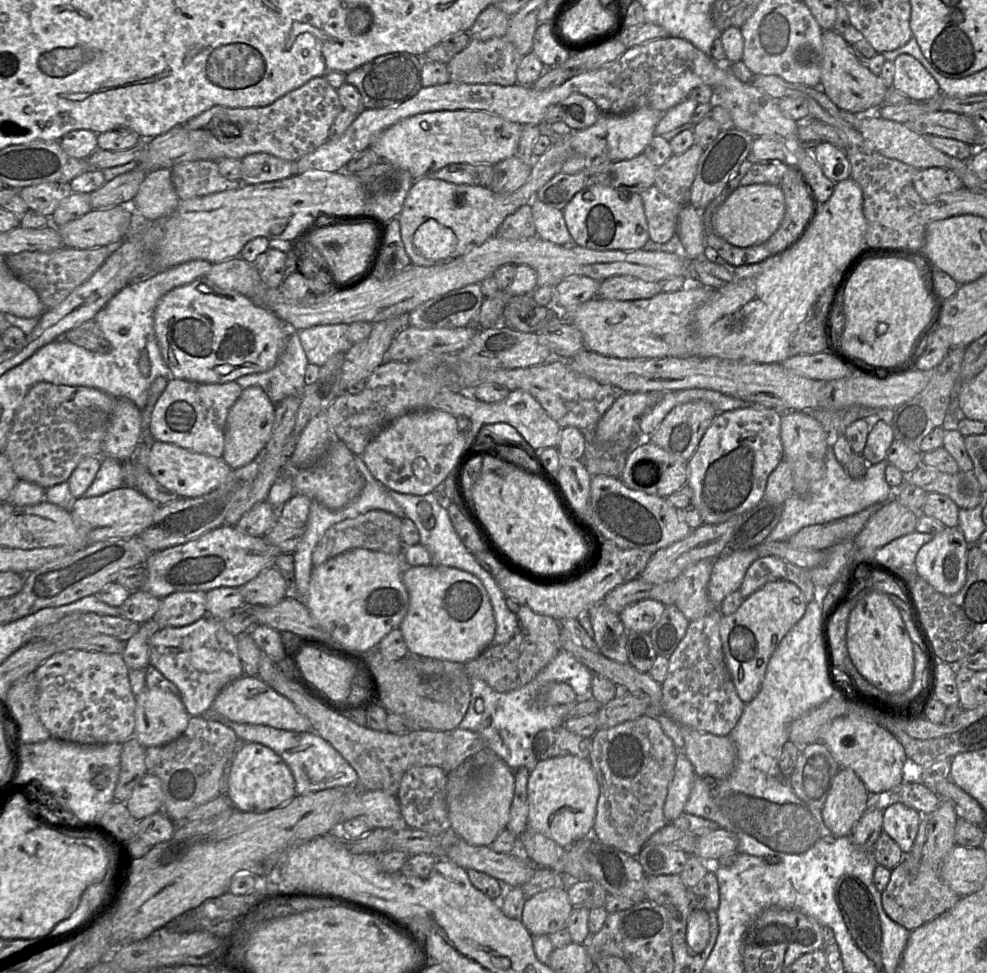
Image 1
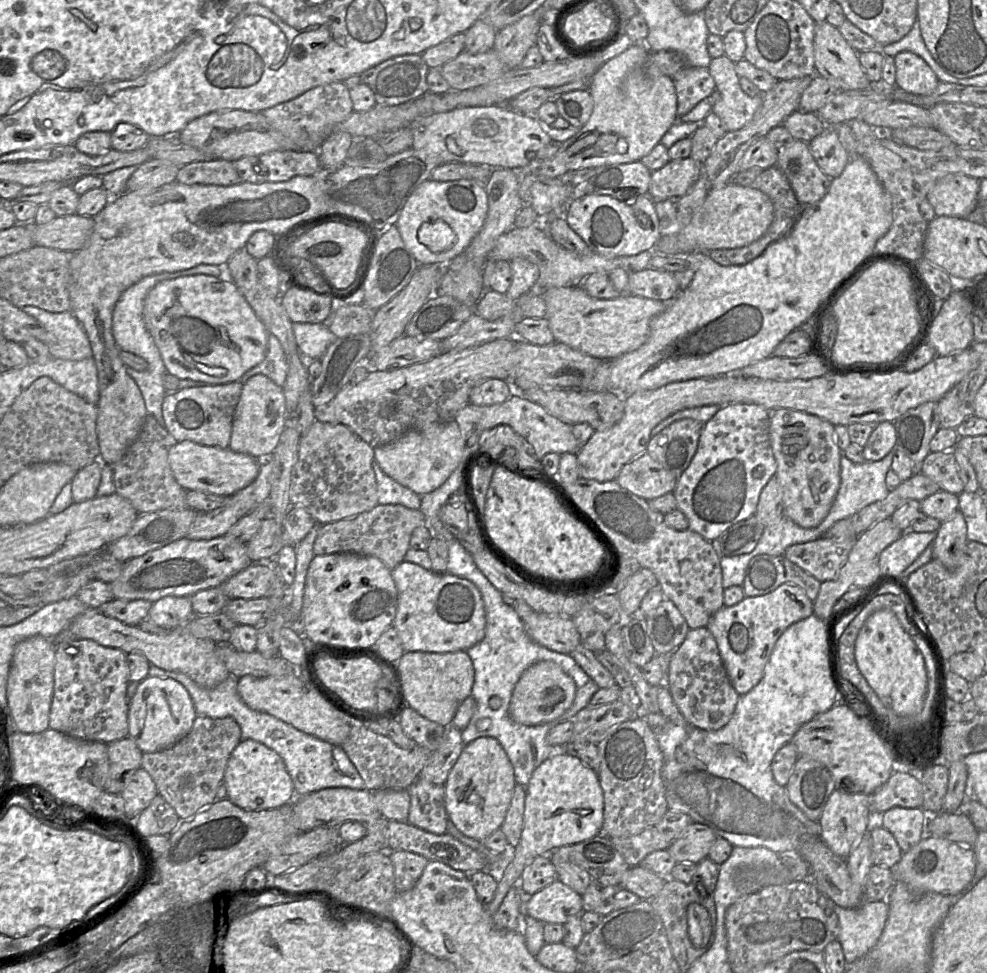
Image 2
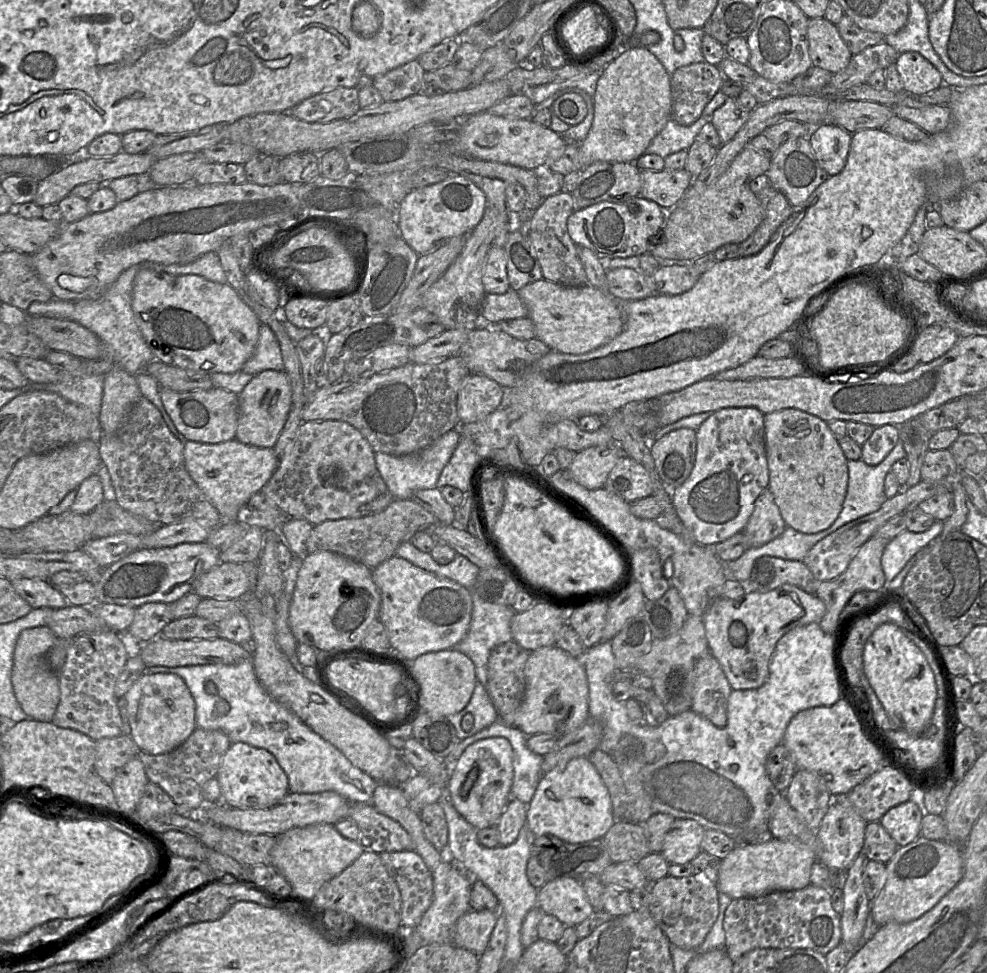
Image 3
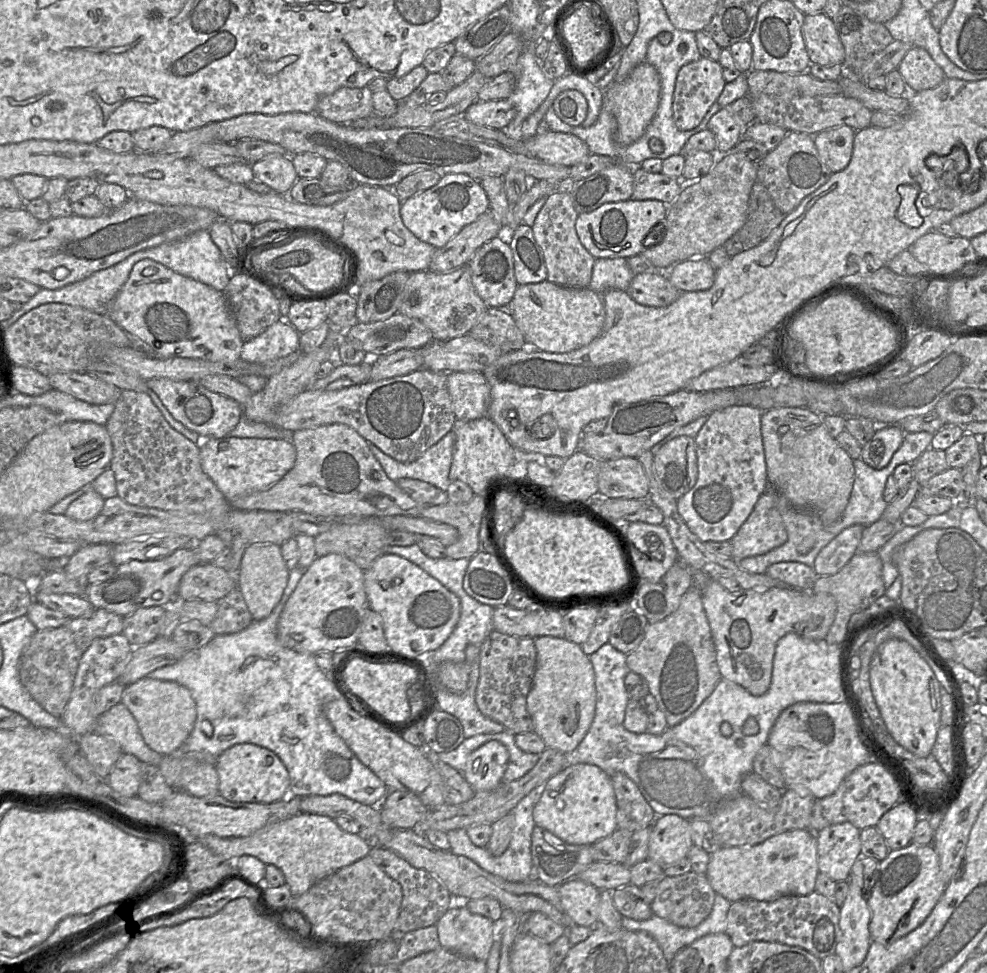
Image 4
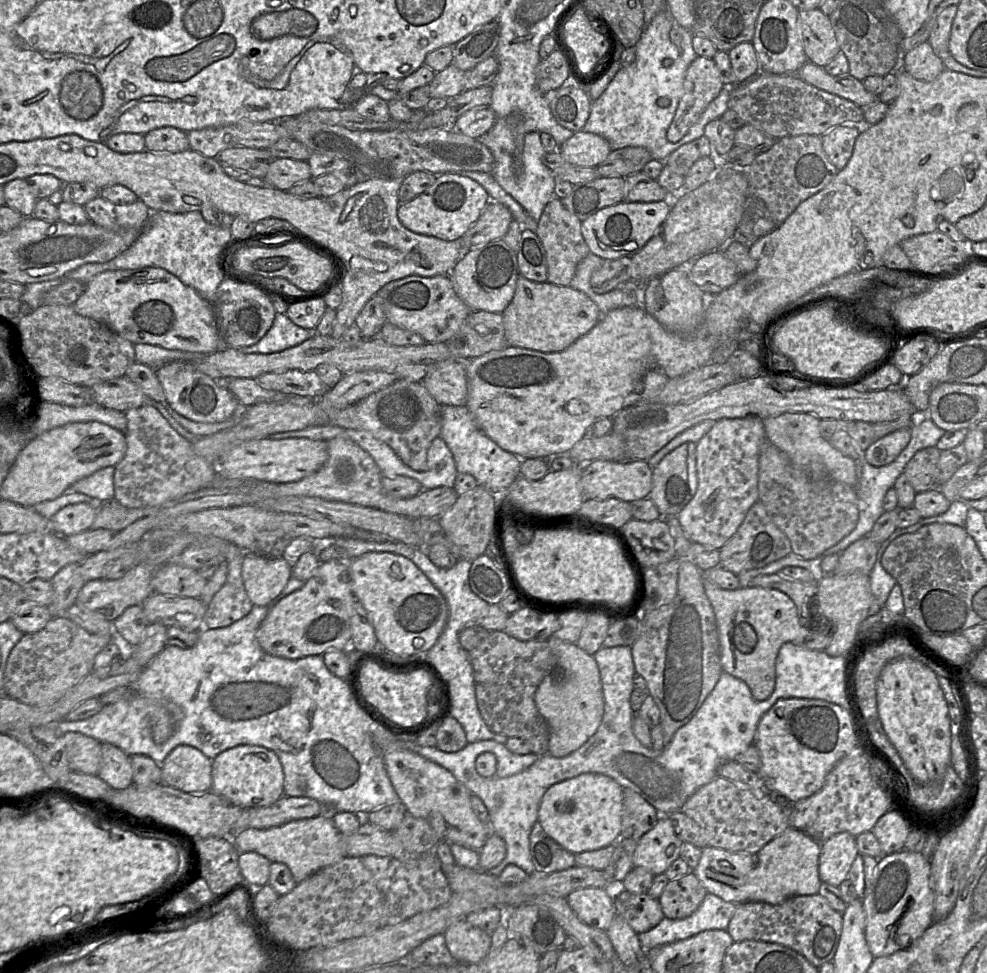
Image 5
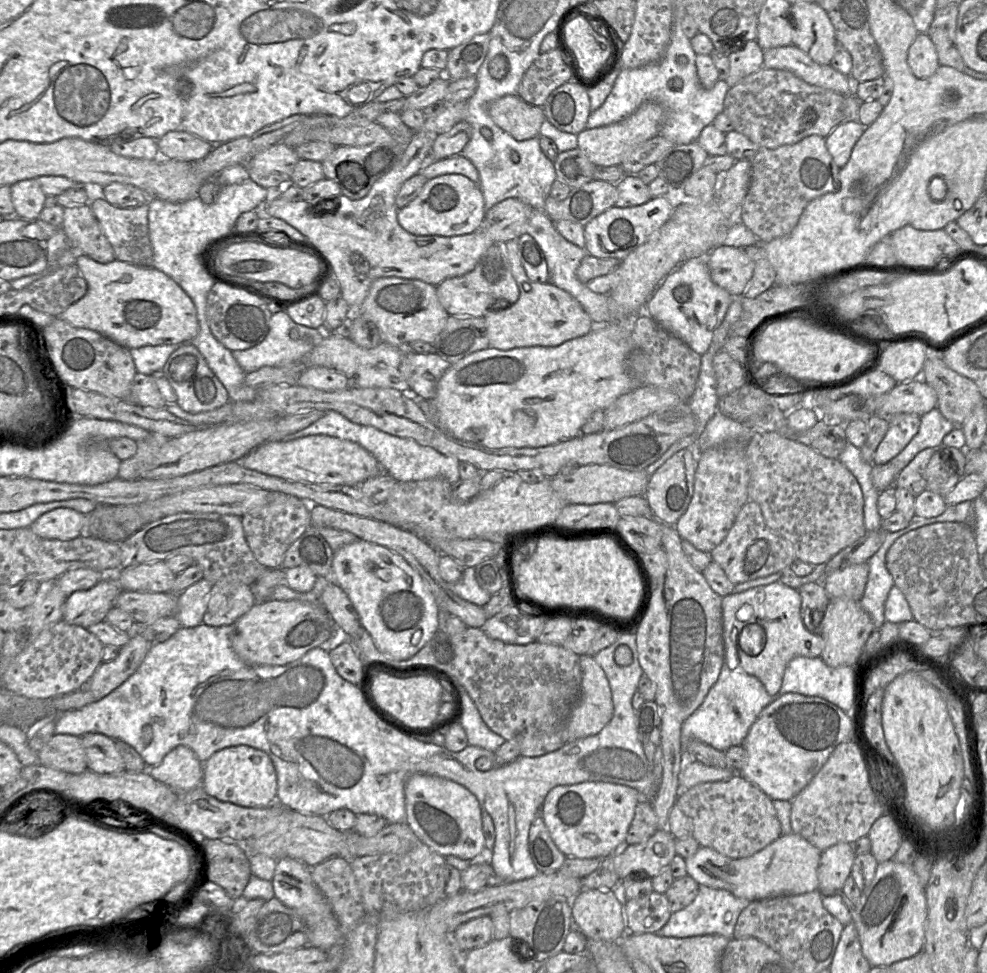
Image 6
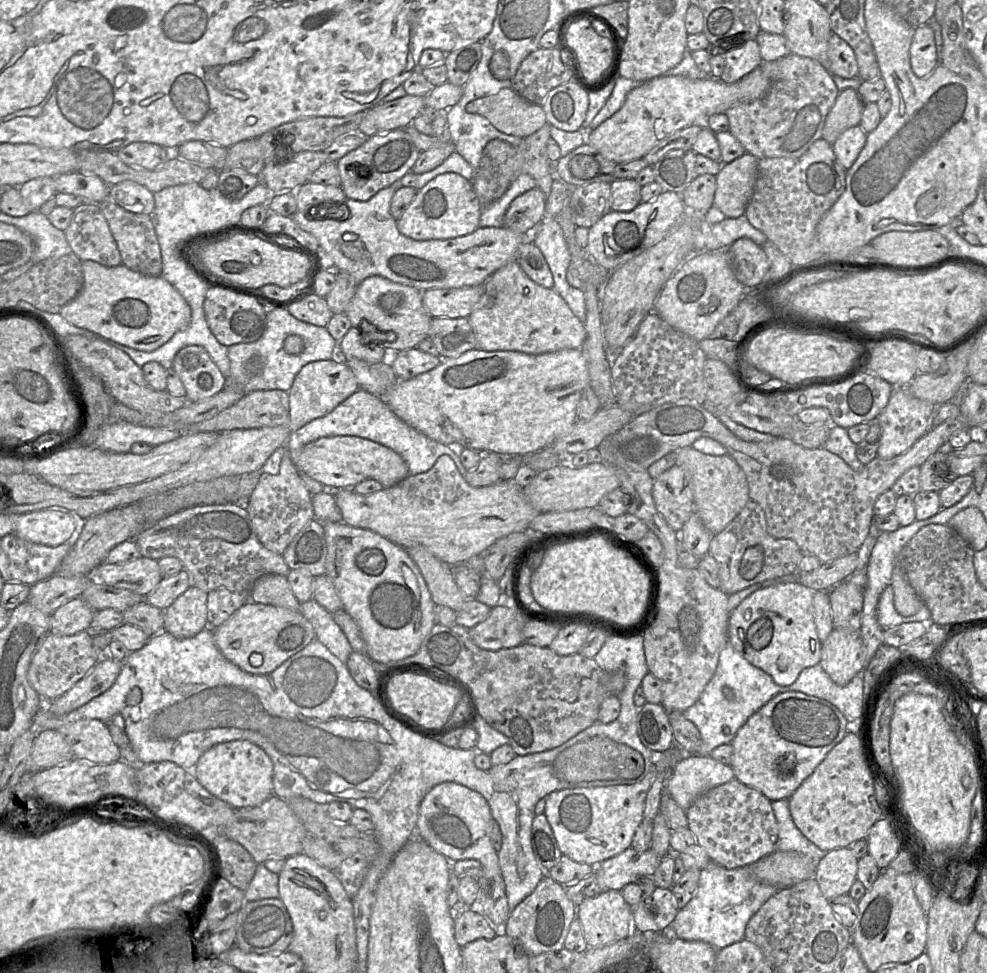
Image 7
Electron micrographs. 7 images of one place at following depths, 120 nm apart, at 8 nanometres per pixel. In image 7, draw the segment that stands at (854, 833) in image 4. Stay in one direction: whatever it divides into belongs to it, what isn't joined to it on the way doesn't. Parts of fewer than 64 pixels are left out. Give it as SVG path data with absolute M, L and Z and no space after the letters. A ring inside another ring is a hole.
M849 847L827 852L814 874L822 895L830 900L848 894L857 879L857 867L858 859Z

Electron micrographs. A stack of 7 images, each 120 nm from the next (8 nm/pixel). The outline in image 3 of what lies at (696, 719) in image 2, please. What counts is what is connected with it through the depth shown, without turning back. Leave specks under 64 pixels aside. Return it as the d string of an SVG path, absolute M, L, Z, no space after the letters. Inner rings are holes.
M709 652L701 656L694 666L690 710L722 728L727 724L727 704L732 690L720 663Z

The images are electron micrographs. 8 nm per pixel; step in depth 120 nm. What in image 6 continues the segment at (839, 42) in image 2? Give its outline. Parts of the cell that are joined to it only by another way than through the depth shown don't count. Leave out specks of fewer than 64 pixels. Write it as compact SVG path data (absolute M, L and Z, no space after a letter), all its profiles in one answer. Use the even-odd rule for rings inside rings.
M799 2L791 5L790 14L793 45L817 64L829 65L837 40L828 12L816 2Z

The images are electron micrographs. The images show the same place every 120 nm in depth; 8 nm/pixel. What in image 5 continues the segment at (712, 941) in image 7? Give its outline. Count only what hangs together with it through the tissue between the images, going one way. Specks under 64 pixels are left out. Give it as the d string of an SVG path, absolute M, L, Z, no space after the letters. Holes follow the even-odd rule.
M707 893L698 909L684 919L664 918L653 929L638 933L645 951L691 938L707 930L727 930L738 904Z

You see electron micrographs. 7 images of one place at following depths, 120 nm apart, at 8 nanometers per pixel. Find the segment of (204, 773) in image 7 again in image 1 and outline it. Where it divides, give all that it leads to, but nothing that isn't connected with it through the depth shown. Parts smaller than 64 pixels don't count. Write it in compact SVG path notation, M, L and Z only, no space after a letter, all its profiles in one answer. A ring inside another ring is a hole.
M246 742L233 758L227 796L238 810L266 812L296 796L294 776L285 761L272 749L260 743Z

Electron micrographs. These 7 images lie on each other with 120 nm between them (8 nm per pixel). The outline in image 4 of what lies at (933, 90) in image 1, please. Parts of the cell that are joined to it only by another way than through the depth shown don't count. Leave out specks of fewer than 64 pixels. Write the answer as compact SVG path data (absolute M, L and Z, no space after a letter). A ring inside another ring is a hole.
M912 47L904 56L897 70L909 93L917 93L937 87L945 79L940 66L923 48Z

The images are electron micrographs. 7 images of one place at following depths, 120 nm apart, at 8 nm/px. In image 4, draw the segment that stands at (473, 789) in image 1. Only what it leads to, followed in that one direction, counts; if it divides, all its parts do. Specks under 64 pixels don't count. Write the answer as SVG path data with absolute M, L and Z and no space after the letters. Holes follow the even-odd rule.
M489 741L468 756L463 776L475 792L492 790L502 783L508 761L505 745Z

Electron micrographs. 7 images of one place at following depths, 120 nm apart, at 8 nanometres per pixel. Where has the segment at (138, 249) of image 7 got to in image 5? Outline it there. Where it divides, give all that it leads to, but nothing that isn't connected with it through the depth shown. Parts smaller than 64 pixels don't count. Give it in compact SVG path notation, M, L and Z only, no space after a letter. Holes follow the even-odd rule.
M99 195L83 207L91 222L119 234L126 247L138 239L151 214L140 199L130 204L114 204Z

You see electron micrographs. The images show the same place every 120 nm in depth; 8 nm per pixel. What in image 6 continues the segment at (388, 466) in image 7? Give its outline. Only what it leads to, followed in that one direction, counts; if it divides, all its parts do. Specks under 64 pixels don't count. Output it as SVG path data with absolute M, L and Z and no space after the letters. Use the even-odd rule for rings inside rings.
M327 435L267 441L236 462L266 475L313 484L360 486L366 480L385 473L376 458L357 443Z

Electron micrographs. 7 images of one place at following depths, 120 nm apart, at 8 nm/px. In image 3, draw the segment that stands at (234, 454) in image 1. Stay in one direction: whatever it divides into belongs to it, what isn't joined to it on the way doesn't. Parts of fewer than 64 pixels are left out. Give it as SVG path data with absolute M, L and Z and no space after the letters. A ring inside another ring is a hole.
M265 370L253 376L239 394L239 419L235 439L263 448L273 448L287 421L292 390L285 371Z

